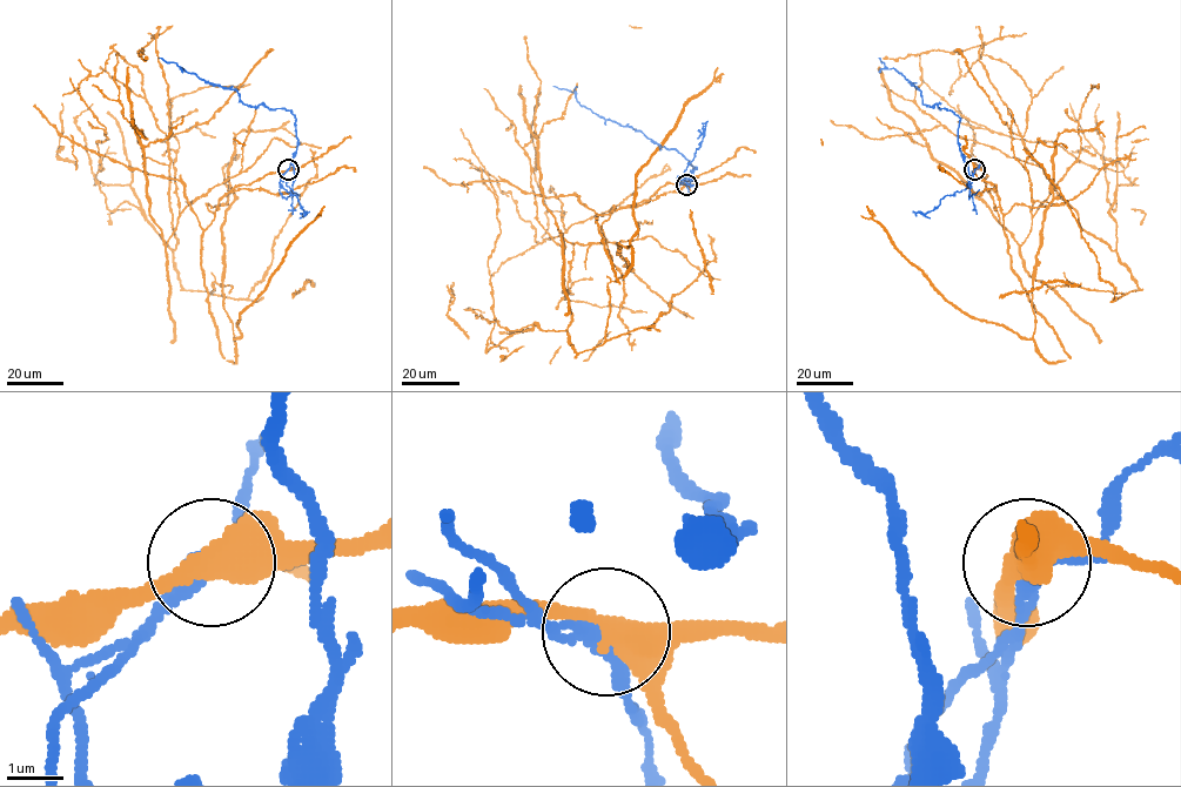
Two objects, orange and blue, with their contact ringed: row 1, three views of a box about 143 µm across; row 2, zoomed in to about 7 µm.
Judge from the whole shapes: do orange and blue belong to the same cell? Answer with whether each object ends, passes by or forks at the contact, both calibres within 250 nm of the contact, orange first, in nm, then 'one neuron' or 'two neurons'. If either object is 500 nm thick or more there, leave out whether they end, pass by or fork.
orange passes by; blue passes by; 480 nm thick on the orange side, 300 nm on the other; two neurons

